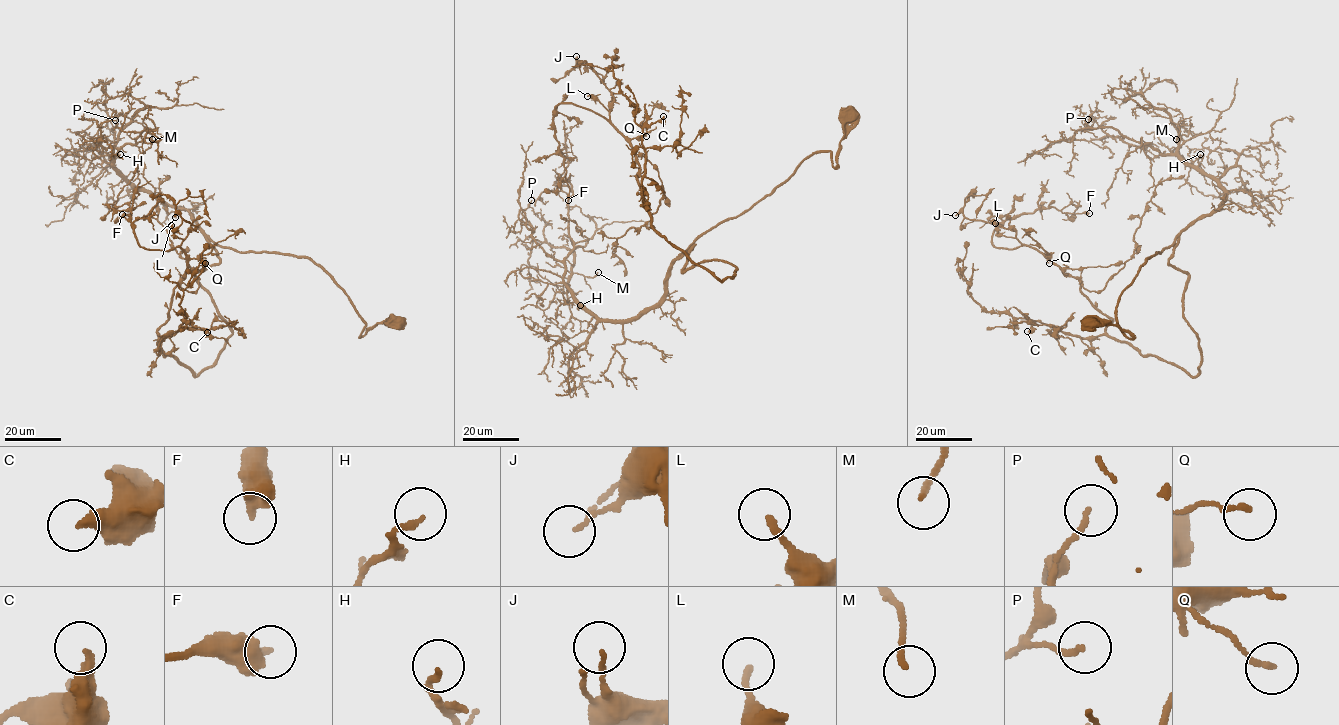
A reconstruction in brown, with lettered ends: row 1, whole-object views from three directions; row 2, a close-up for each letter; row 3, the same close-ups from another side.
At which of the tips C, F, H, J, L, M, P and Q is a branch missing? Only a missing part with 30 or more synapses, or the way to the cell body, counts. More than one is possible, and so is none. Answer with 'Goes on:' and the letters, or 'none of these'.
Goes on: none of these

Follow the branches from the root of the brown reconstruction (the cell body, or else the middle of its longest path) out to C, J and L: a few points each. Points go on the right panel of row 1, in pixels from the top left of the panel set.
C: (1088, 323), (1133, 339), (1119, 297), (1177, 236), (1195, 375), (1105, 335), (1027, 331)
J: (1088, 323), (1133, 339), (1119, 297), (1177, 236), (1194, 376), (1107, 334), (1078, 279), (1013, 229), (955, 215)
L: (1088, 323), (1133, 339), (1119, 297), (1177, 236), (1194, 376), (1114, 339), (1078, 279), (995, 223)

